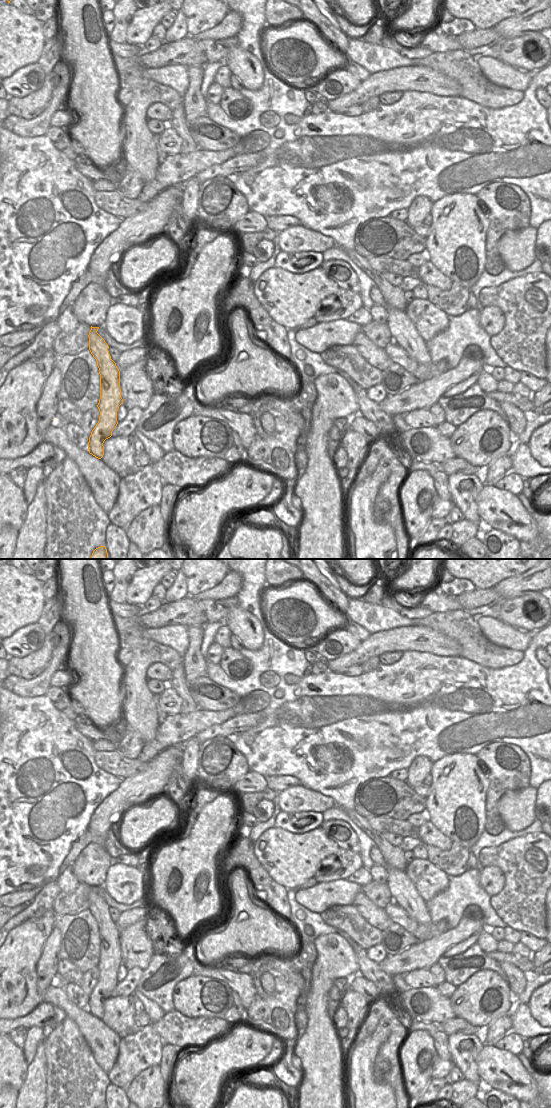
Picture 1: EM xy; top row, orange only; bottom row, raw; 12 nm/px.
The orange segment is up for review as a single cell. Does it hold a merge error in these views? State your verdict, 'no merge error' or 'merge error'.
merge error

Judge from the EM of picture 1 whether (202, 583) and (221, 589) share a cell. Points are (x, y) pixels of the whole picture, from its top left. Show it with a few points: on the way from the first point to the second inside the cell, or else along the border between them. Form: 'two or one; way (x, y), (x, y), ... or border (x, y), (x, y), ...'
two; border (229, 570), (217, 584), (193, 596)

